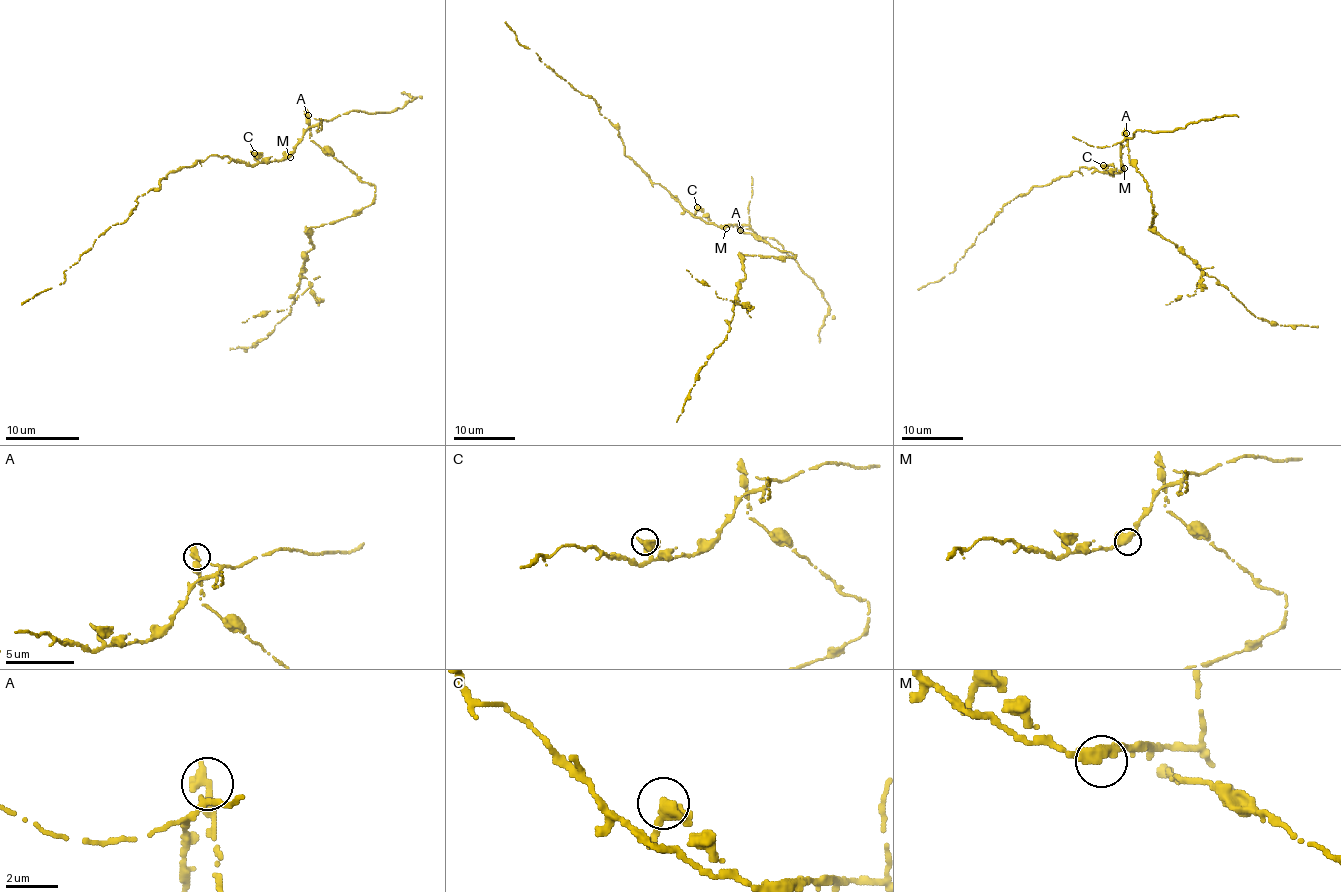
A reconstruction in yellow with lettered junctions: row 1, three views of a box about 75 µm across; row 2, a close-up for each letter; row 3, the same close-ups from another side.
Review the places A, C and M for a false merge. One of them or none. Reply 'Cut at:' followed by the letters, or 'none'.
Cut at: A

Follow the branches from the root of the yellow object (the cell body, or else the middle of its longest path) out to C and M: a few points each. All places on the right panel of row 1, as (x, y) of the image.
C: (1121, 142), (1122, 170), (1115, 173), (1112, 165), (1103, 165)
M: (1121, 142), (1121, 165), (1124, 168)

